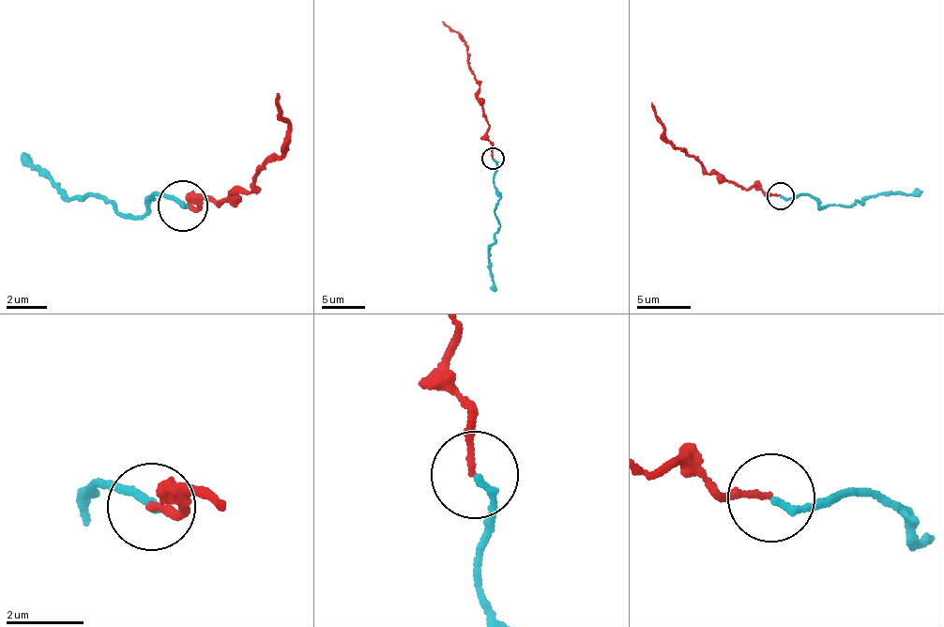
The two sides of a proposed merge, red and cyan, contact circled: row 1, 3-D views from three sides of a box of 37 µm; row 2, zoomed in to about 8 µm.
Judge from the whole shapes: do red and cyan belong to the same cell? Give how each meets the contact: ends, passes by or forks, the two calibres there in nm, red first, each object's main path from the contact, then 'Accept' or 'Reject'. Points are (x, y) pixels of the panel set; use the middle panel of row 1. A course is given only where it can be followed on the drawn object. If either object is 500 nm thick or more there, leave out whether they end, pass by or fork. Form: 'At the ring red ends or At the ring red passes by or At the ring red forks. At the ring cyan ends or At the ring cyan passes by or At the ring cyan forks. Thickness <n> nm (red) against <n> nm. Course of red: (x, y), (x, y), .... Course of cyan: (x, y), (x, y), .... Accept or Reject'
At the ring red ends. At the ring cyan ends. Thickness 140 nm (red) against 160 nm. Course of red: (493, 159), (479, 87), (461, 36), (442, 22). Course of cyan: (493, 159), (495, 173), (493, 182), (500, 196), (494, 216), (499, 229), (489, 247), (494, 292). Accept

